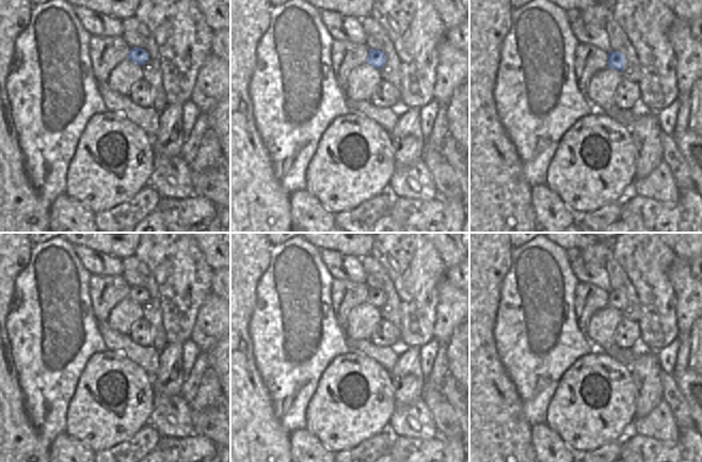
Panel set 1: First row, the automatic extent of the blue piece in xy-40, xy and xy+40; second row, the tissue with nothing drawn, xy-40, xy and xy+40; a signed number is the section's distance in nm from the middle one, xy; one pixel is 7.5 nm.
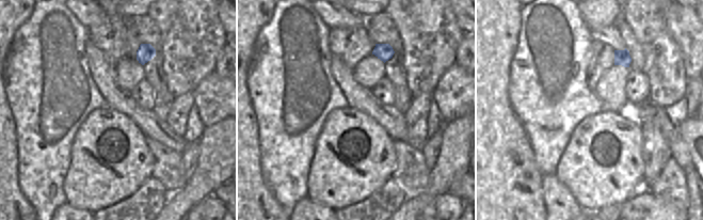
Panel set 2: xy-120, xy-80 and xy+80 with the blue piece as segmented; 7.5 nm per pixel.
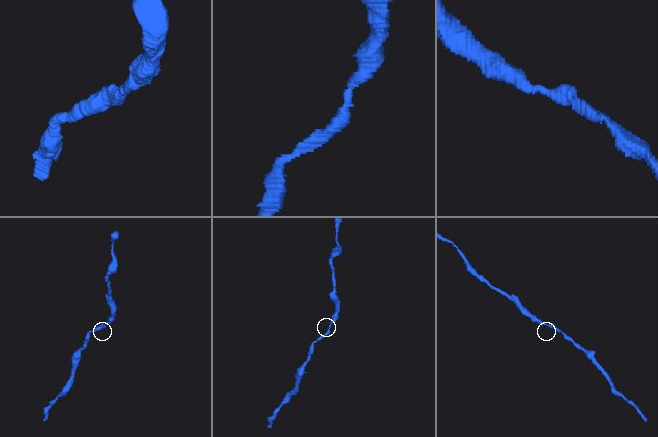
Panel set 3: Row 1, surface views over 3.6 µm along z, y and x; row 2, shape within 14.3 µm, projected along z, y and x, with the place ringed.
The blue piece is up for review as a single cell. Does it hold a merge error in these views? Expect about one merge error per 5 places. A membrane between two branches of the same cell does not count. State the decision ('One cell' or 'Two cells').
One cell

